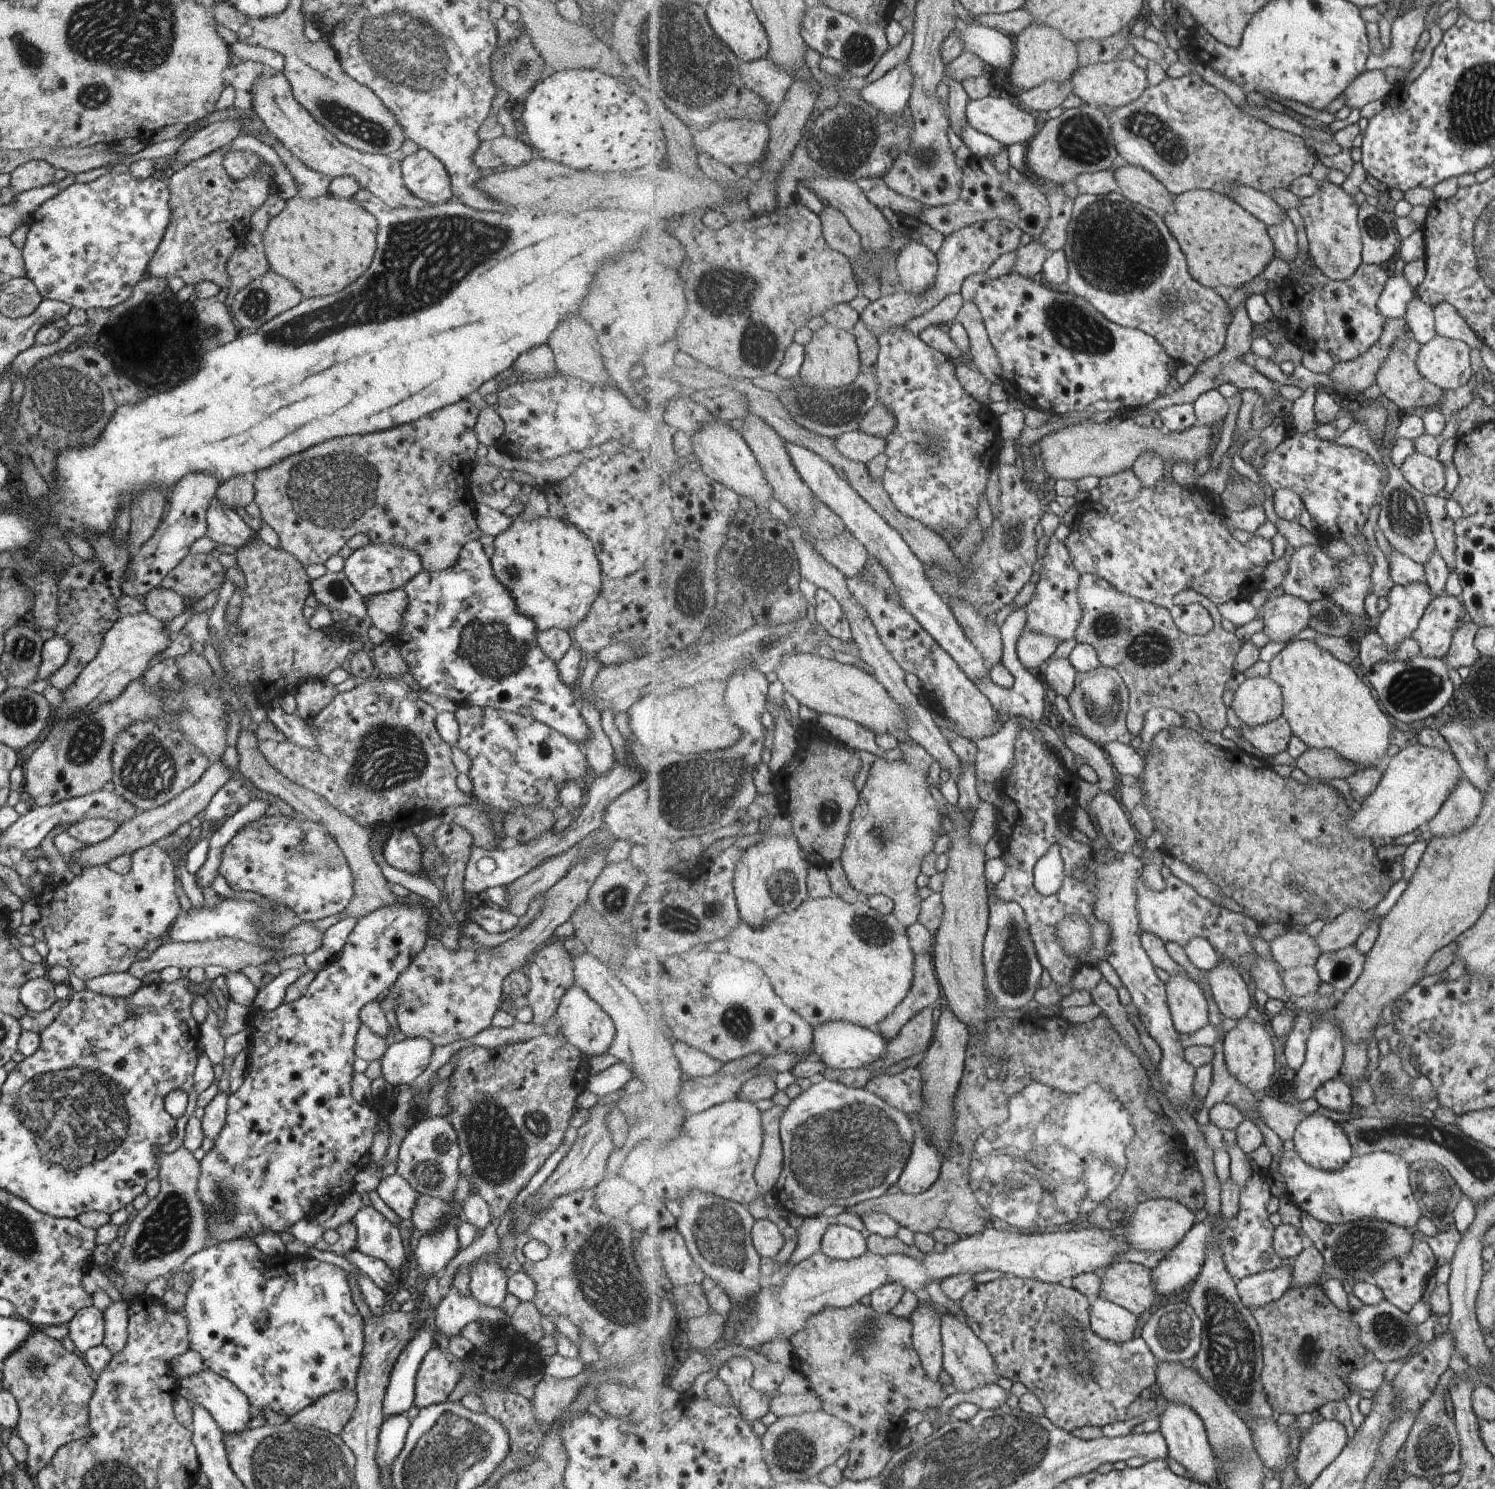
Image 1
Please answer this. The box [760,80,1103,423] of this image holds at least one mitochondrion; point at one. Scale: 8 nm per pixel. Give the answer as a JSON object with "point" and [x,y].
{"point":[843,141]}

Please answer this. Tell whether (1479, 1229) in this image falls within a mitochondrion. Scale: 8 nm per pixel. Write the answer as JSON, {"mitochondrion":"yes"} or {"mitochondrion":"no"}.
{"mitochondrion":"no"}

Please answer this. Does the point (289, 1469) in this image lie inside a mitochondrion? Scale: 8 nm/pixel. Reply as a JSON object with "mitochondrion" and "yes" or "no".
{"mitochondrion":"yes"}

